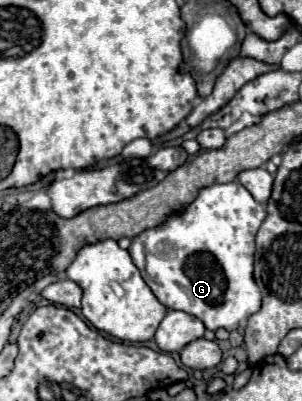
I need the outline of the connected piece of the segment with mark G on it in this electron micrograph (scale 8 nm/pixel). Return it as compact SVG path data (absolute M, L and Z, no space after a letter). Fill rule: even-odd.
M232 181L232 183L216 183L216 185L210 185L210 187L206 187L206 189L200 189L196 201L194 201L192 205L188 205L188 209L186 209L180 217L170 217L164 225L160 225L160 227L156 227L156 229L148 229L148 231L144 231L142 235L134 237L134 239L132 239L132 247L130 247L128 251L130 251L130 255L132 255L132 261L140 267L140 271L142 271L142 275L144 275L148 287L152 289L152 293L154 293L154 295L158 297L158 301L164 303L168 309L176 309L176 311L184 311L184 313L196 315L196 317L206 325L206 329L210 329L210 331L218 331L218 329L236 331L244 321L248 321L250 315L254 315L256 311L260 311L260 301L262 301L262 297L260 297L260 289L258 289L258 285L256 285L256 281L254 281L252 269L254 269L254 237L256 237L256 231L258 231L260 223L266 219L266 215L268 215L268 213L266 213L266 207L264 207L262 203L258 203L240 183L234 183L234 181Z

